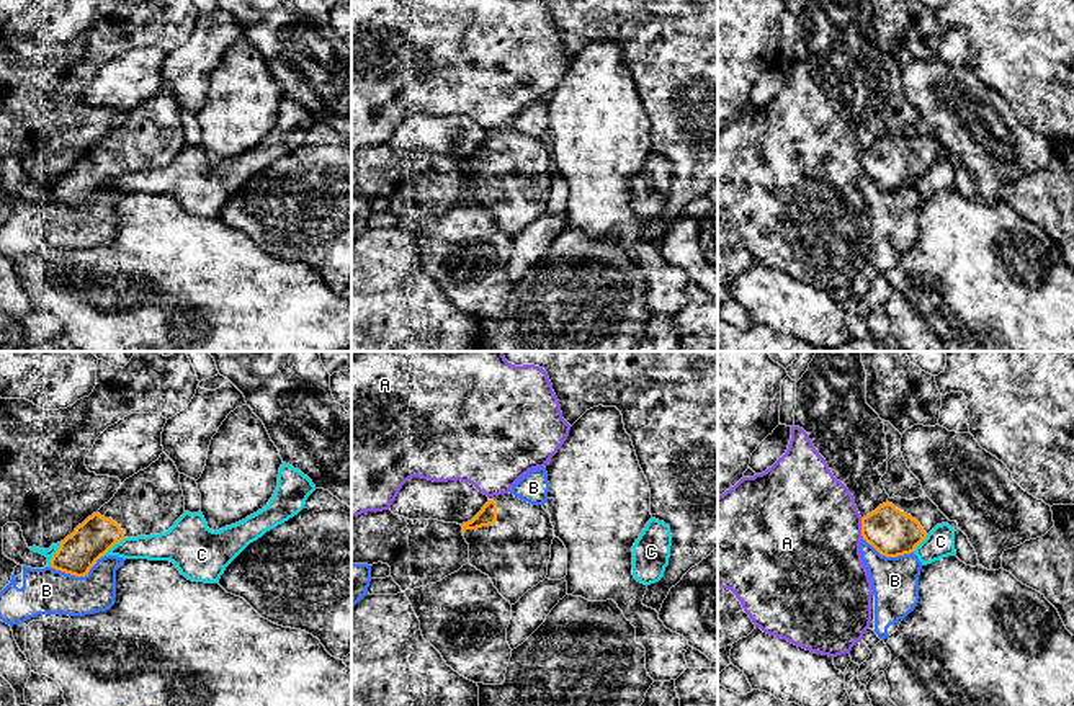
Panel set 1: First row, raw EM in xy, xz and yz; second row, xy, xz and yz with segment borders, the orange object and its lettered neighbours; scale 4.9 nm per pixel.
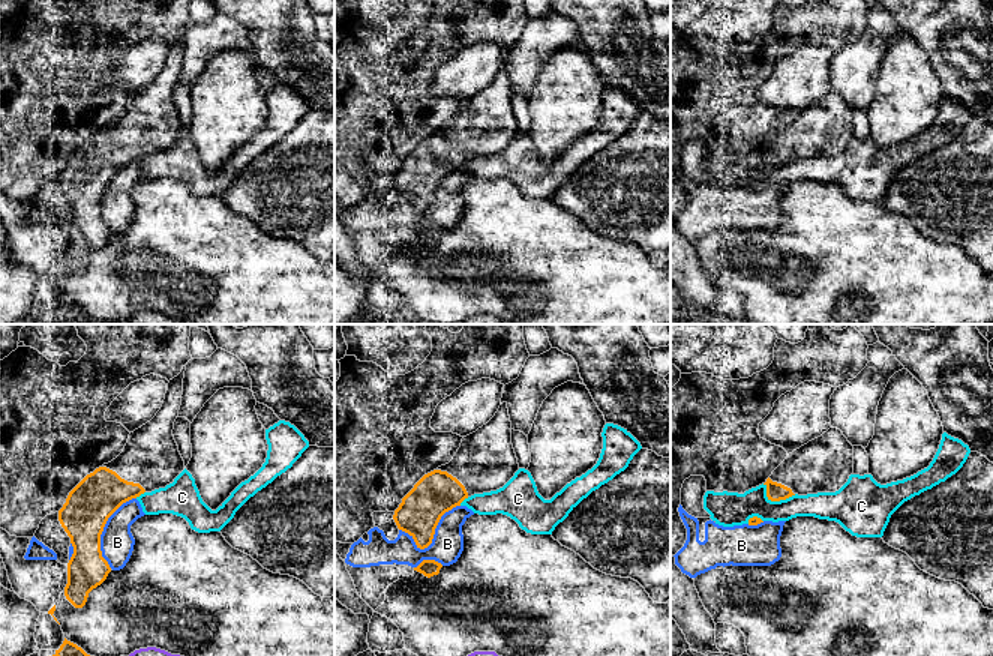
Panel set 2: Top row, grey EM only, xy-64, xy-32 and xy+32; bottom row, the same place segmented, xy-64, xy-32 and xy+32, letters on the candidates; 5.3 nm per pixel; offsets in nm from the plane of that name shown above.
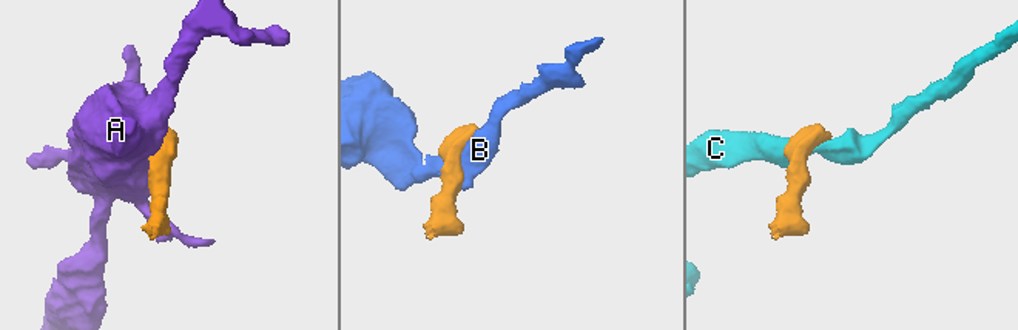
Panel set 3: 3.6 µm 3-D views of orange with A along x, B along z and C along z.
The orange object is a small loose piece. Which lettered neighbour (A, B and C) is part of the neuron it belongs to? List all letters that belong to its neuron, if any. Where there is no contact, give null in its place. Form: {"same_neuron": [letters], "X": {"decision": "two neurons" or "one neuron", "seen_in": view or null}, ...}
{"same_neuron": [], "A": {"decision": "two neurons", "seen_in": "yz"}, "B": {"decision": "two neurons", "seen_in": "xy"}, "C": {"decision": "two neurons", "seen_in": "xy"}}

